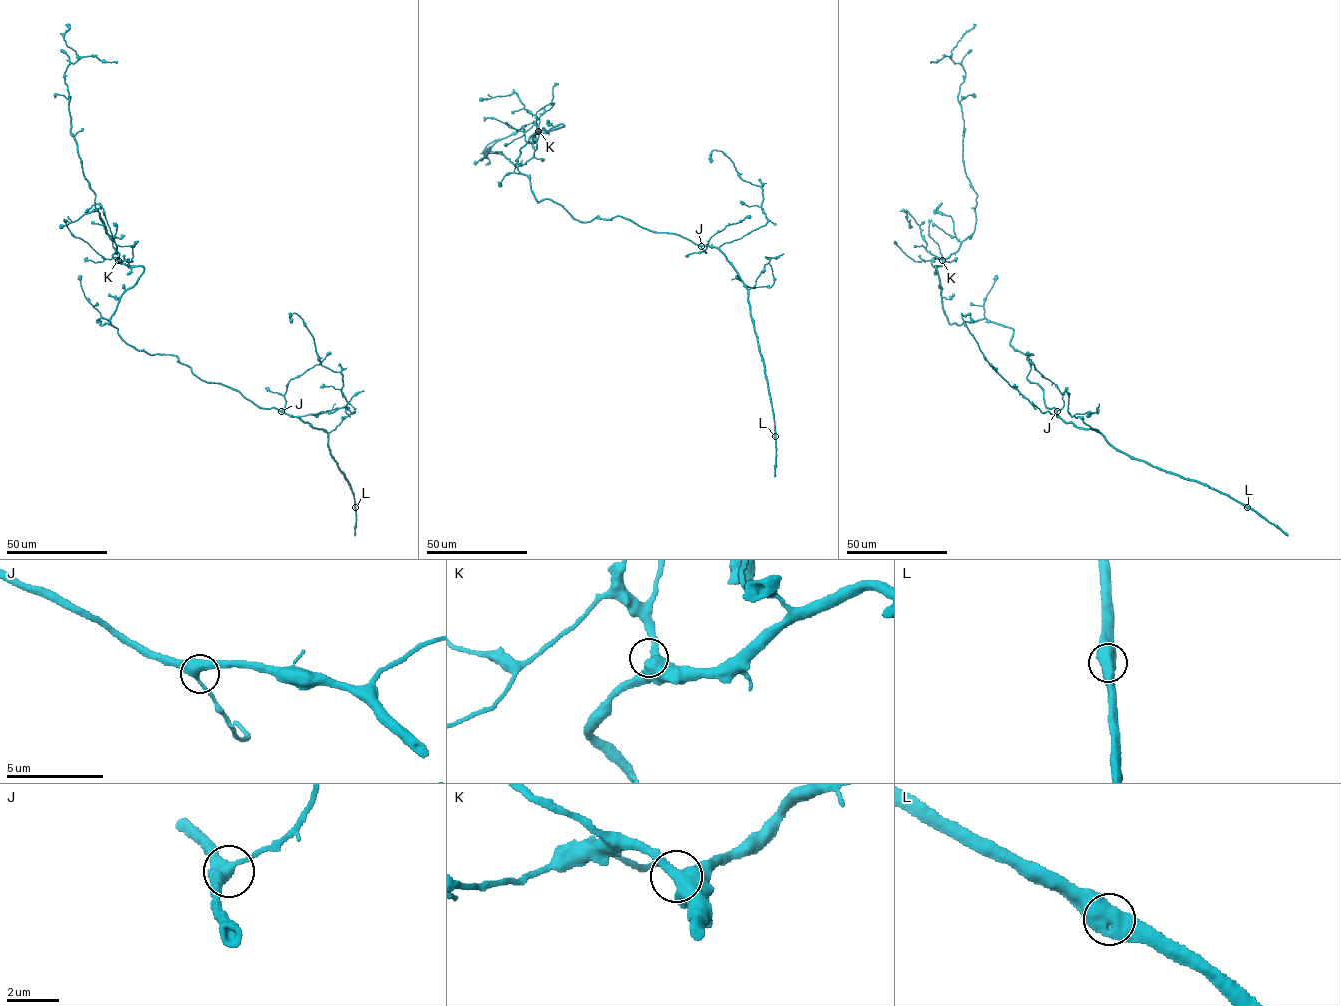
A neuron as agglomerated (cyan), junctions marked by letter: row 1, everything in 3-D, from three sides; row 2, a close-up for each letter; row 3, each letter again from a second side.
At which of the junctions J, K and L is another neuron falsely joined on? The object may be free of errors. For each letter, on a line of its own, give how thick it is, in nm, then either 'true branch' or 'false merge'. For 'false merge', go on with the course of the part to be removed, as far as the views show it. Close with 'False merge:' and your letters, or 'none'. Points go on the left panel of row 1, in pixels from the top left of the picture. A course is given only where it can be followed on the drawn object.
J: 420 nm | true branch
K: 550 nm | true branch
L: 800 nm | true branch
False merge: none

